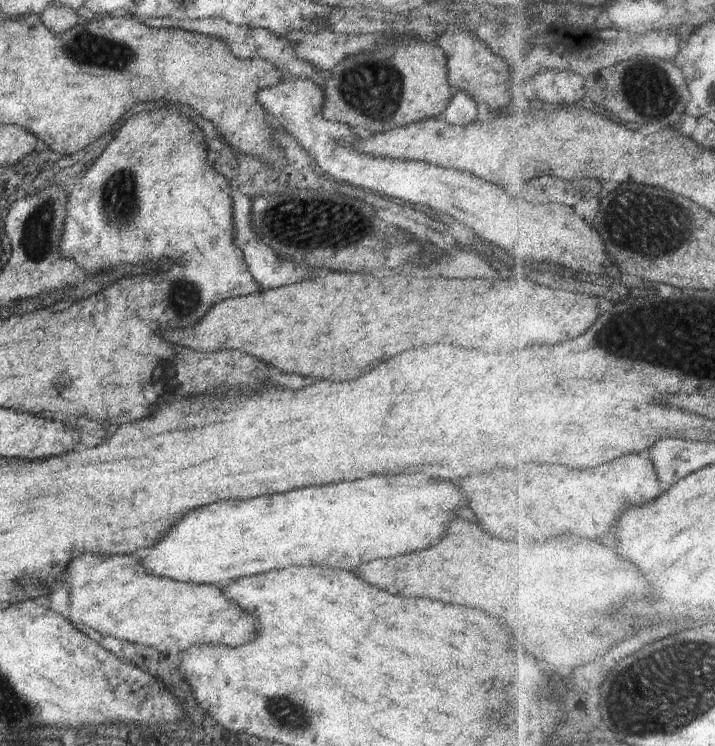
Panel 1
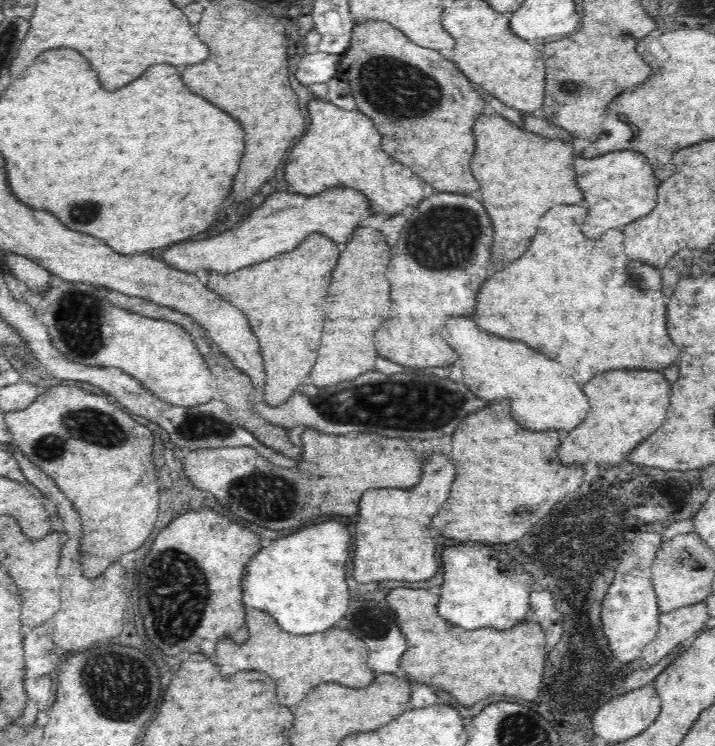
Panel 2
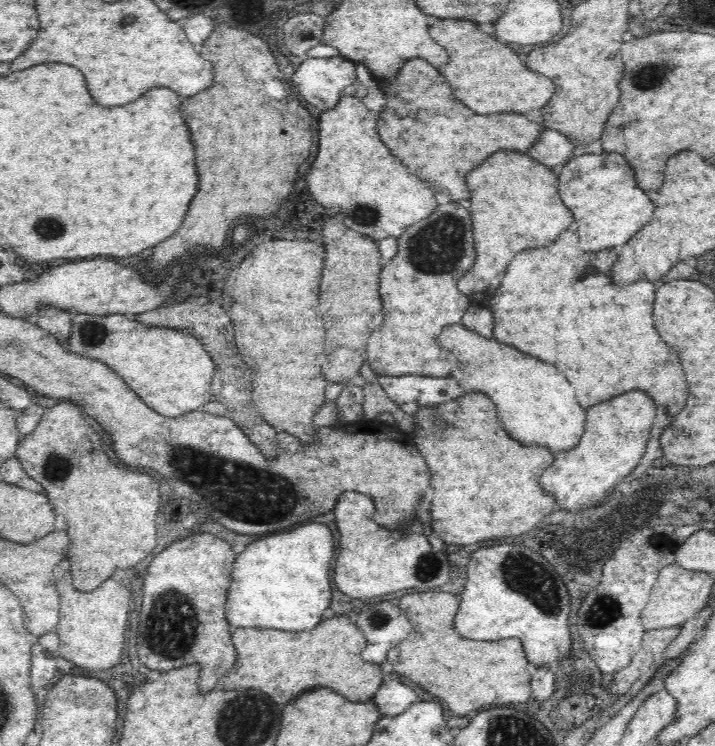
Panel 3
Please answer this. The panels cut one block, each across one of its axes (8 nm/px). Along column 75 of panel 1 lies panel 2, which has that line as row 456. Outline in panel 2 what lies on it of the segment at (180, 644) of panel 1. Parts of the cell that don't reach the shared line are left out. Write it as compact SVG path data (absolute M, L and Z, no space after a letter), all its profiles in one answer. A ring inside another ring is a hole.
M614 370L602 376L596 376L592 382L584 384L584 392L590 400L590 408L586 418L569 433L563 434L560 445L560 458L564 464L583 464L588 461L606 466L616 466L624 460L628 452L648 438L654 430L658 430L666 420L666 410L670 404L670 384L662 372L654 370Z

